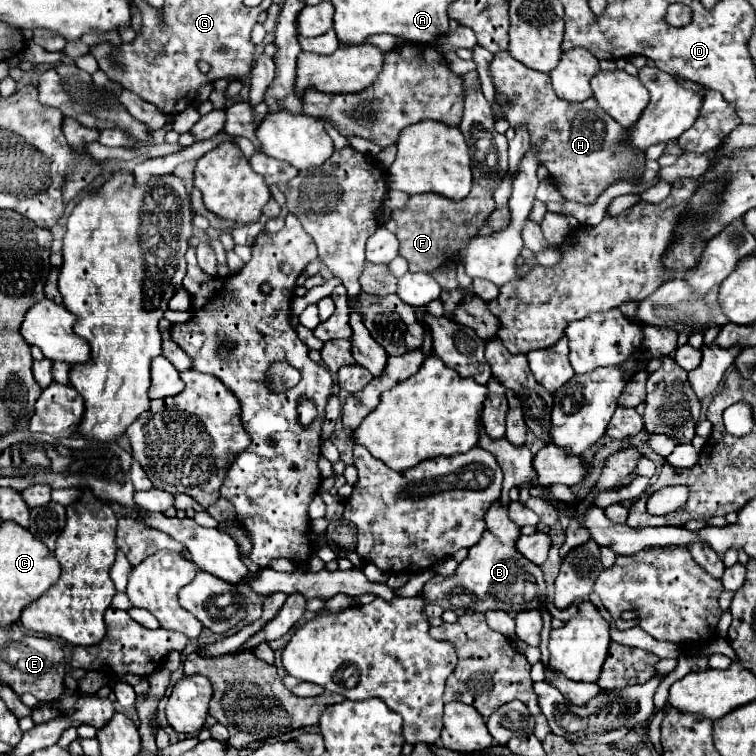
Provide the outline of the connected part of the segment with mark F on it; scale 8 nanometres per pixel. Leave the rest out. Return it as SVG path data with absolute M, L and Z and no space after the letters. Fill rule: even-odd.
M477 181L473 183L471 195L461 201L453 201L435 193L411 195L403 209L393 211L393 219L397 221L397 239L401 243L399 255L409 263L411 273L431 273L441 263L455 259L457 253L467 247L469 239L477 235L477 229L483 225L493 209L495 207L491 193Z

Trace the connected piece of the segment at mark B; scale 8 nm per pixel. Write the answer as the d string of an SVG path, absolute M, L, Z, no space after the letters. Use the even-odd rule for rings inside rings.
M495 501L491 505L491 509L487 511L485 523L487 523L487 529L485 529L483 537L479 539L479 543L475 547L469 549L469 555L459 563L455 575L453 577L435 575L433 579L429 579L423 585L421 599L425 603L439 605L443 611L451 609L457 615L463 615L467 611L479 611L479 613L505 611L511 617L515 617L515 615L519 615L519 611L531 611L531 609L539 609L539 607L545 607L549 611L553 605L547 599L547 585L545 585L543 573L535 563L527 561L523 555L519 555L515 551L515 541L521 533L519 533L519 527L507 517L507 509L501 507L499 501ZM455 589L471 591L471 593L461 595L463 607L455 607L451 603L451 597L461 593Z

